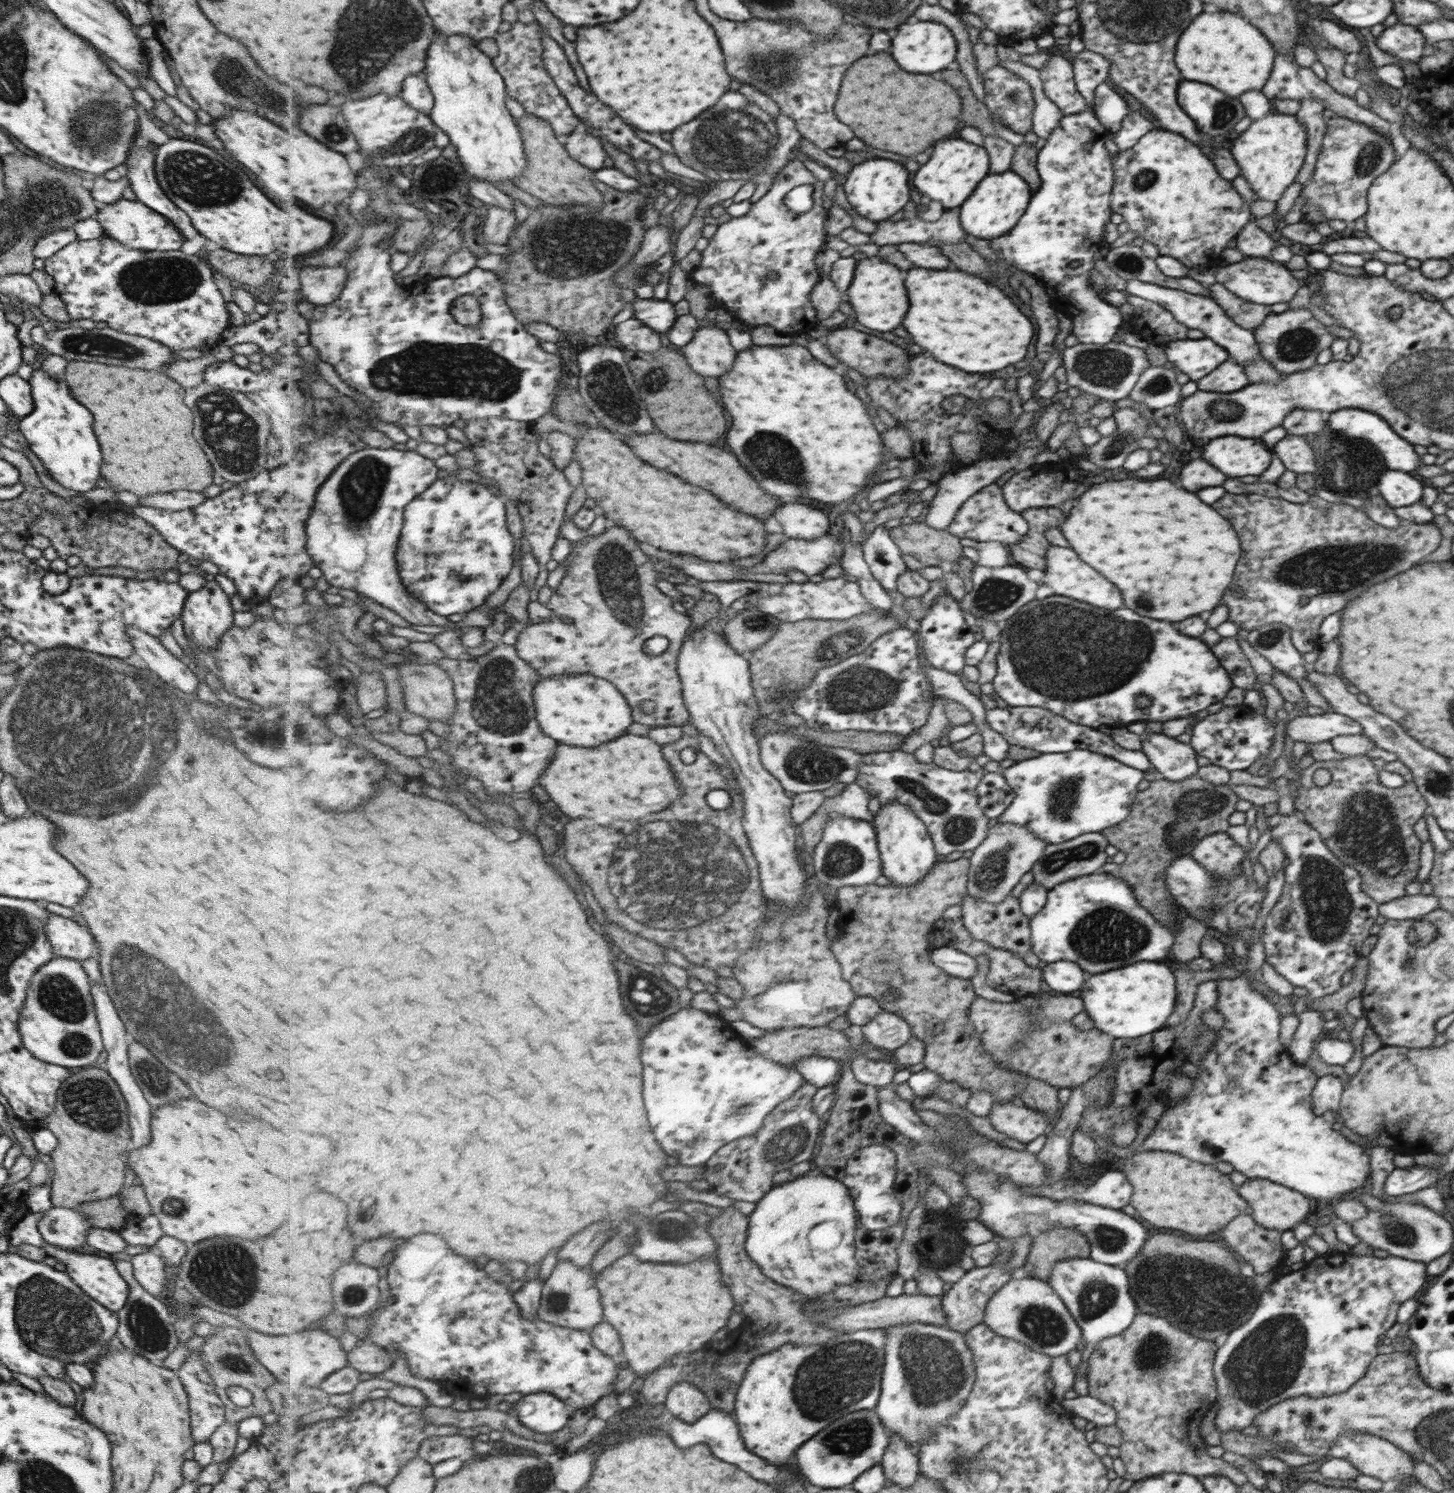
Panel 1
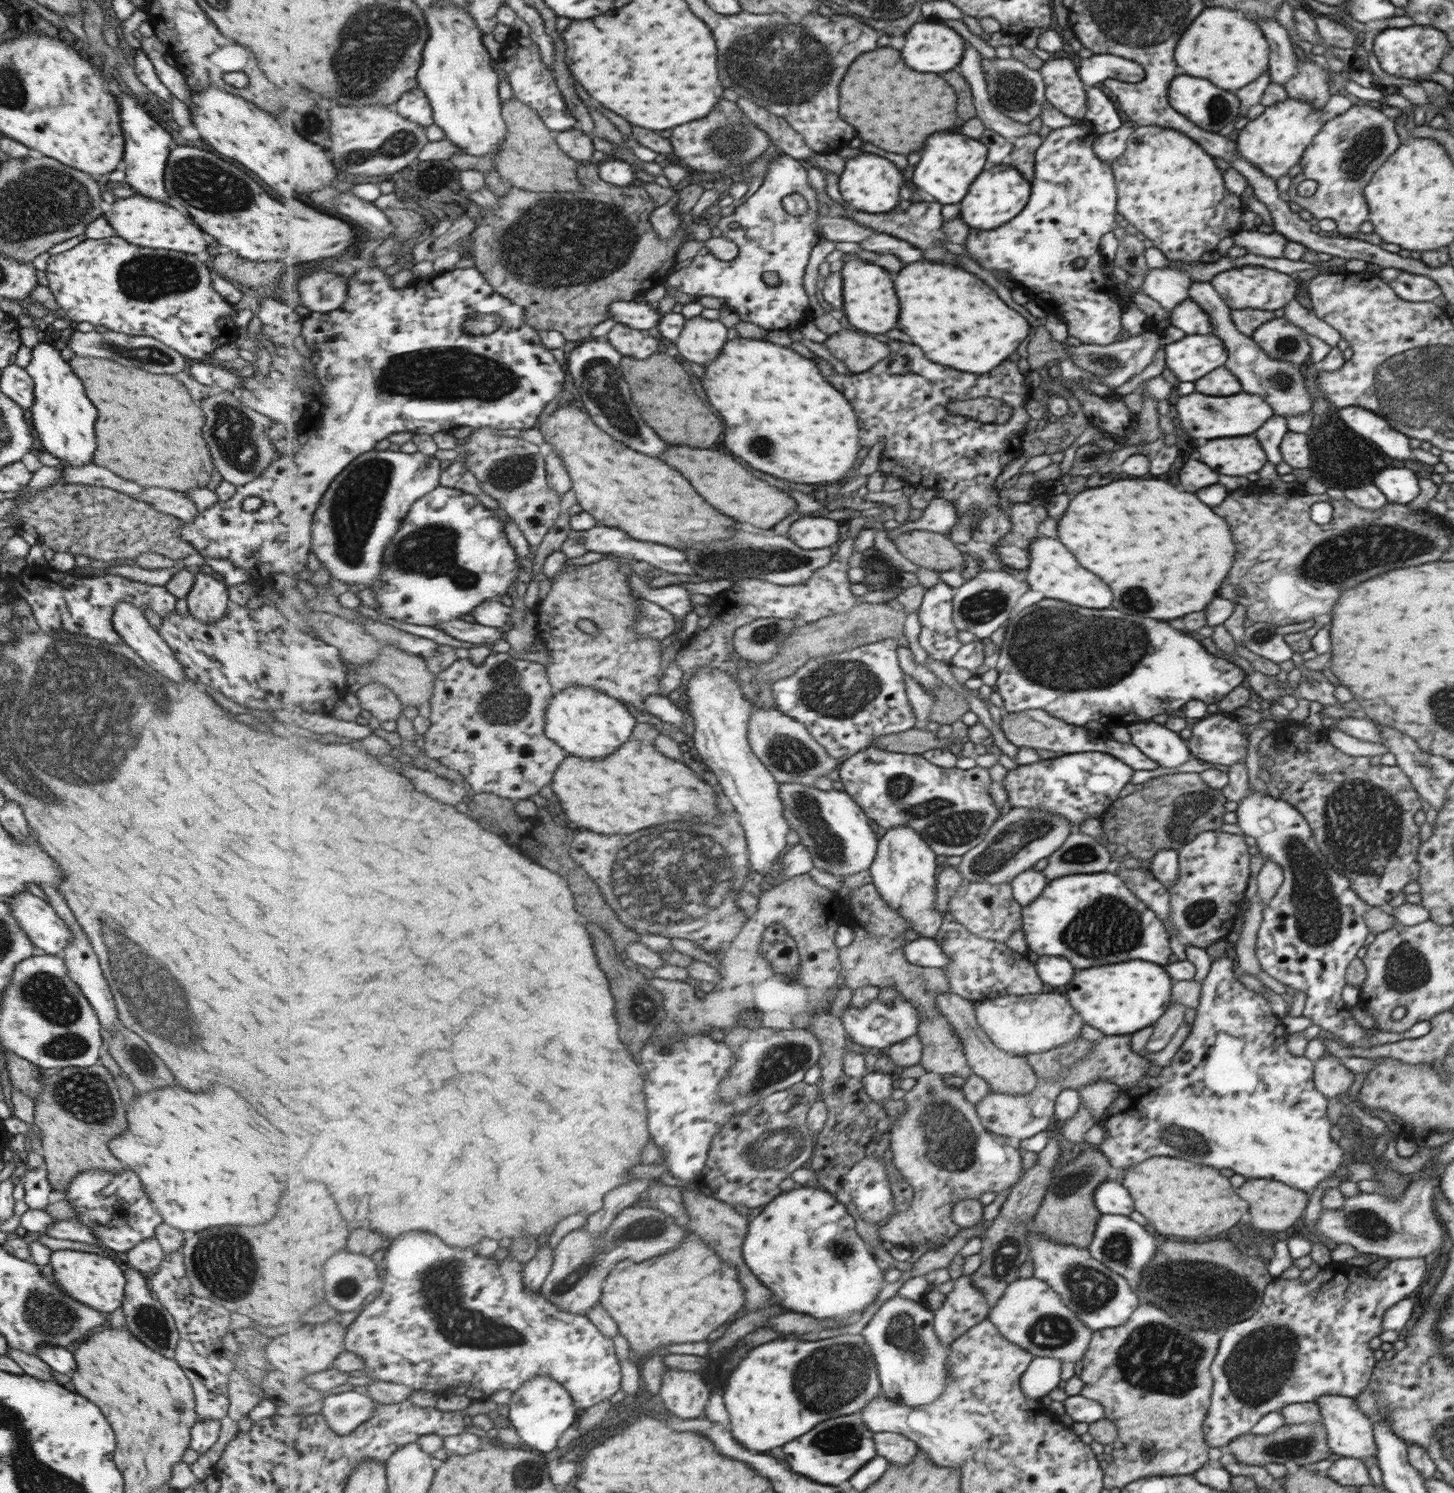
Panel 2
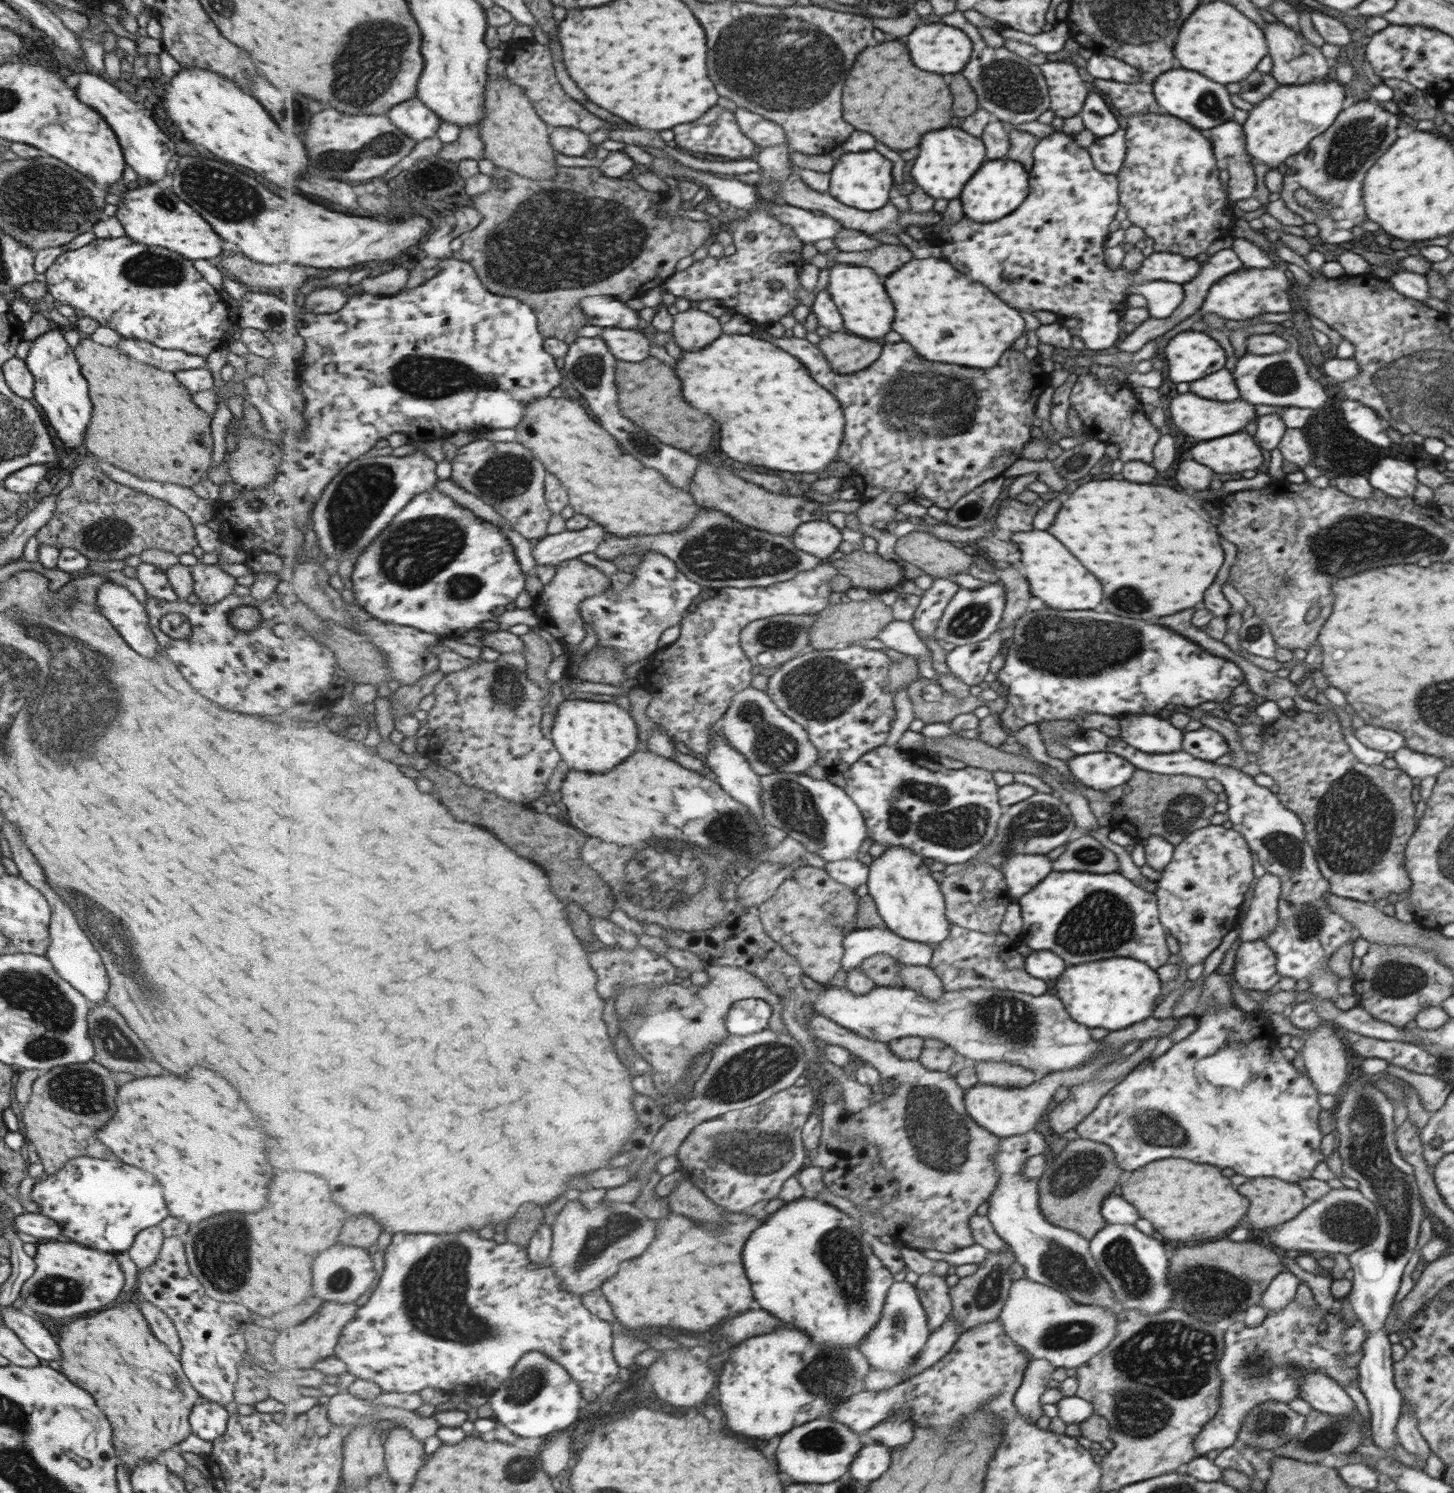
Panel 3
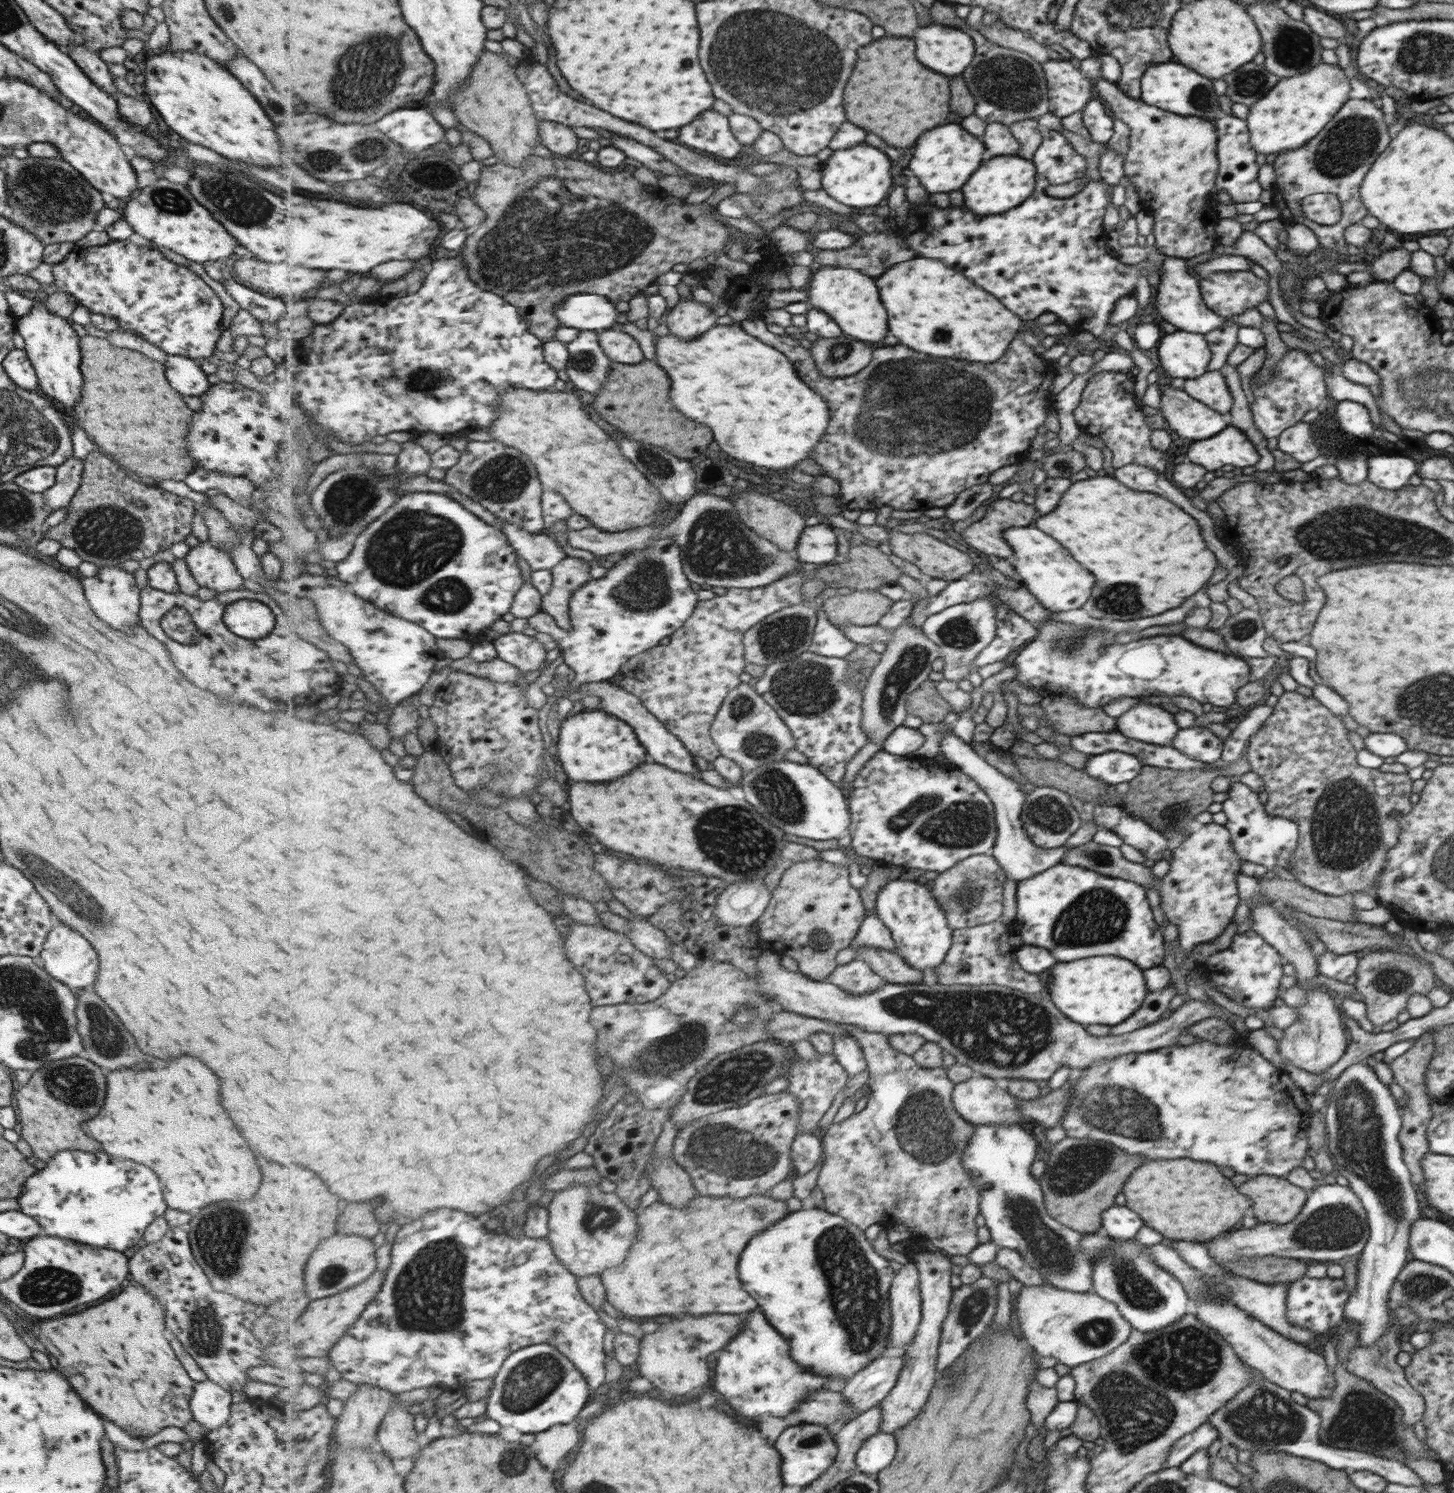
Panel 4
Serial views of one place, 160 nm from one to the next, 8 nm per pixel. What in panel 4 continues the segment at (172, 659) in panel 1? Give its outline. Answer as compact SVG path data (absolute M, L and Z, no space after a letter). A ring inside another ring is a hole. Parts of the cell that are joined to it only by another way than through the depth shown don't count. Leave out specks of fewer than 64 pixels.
M119 565L112 567L98 567L97 573L91 577L84 577L80 583L91 610L97 618L106 622L110 627L124 633L138 624L139 591L134 576L121 569Z

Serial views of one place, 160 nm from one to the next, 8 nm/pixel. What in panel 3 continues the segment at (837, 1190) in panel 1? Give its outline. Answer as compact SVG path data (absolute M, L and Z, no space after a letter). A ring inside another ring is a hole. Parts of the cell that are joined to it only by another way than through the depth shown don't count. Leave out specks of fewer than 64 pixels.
M808 1195L799 1200L785 1203L768 1216L766 1221L752 1234L753 1236L748 1238L749 1244L745 1246L745 1266L747 1266L747 1272L749 1272L749 1280L753 1280L753 1292L757 1296L757 1302L761 1304L761 1308L765 1308L786 1324L793 1324L793 1328L803 1331L817 1344L829 1348L860 1348L862 1341L880 1323L881 1317L884 1315L888 1292L895 1282L893 1280L894 1274L884 1265L884 1262L871 1247L869 1236L865 1234L862 1225L837 1207L825 1201L812 1199L812 1195Z

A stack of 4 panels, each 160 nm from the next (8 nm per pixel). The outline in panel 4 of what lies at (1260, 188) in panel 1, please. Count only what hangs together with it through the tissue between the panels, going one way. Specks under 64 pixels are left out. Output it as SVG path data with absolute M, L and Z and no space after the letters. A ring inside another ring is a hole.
M1319 63L1312 66L1307 72L1280 78L1271 90L1249 107L1246 119L1250 148L1261 154L1278 153L1284 150L1295 150L1313 138L1329 120L1339 111L1343 102L1347 101L1349 82L1338 65Z

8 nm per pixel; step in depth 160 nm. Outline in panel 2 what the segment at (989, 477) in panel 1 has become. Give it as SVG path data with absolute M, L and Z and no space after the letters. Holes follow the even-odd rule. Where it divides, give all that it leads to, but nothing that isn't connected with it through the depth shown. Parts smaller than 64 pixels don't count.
M939 493L929 502L928 507L923 511L923 516L916 521L906 522L896 528L887 531L887 539L891 546L894 540L901 533L912 530L928 530L938 533L949 533L950 528L956 521L958 514L953 507L953 503L941 497Z

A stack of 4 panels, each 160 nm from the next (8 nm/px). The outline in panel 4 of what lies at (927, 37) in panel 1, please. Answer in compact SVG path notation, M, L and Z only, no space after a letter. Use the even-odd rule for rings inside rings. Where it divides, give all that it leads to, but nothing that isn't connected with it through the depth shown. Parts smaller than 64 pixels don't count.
M933 24L921 28L915 40L921 62L941 74L955 76L974 58L971 38L957 28Z

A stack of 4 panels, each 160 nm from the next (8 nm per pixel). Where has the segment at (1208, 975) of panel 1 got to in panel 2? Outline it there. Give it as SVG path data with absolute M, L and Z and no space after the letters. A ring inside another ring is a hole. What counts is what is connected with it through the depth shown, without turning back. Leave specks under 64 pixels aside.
M1173 1003L1168 1005L1165 1014L1154 1022L1153 1030L1147 1040L1144 1048L1146 1053L1156 1053L1162 1050L1169 1042L1172 1034L1177 1030L1177 1027L1183 1022L1183 1010L1185 1006Z

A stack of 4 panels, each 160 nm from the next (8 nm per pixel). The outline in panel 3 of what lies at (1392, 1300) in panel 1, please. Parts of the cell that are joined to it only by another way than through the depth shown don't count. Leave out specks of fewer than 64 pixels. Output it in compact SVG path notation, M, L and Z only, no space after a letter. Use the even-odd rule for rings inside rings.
M1292 1300L1279 1312L1268 1312L1267 1310L1266 1317L1255 1327L1246 1327L1242 1320L1232 1321L1232 1323L1227 1326L1226 1330L1224 1330L1224 1352L1222 1352L1220 1362L1218 1362L1218 1371L1222 1378L1221 1388L1219 1388L1219 1407L1217 1407L1217 1413L1213 1416L1213 1419L1209 1420L1208 1423L1205 1424L1203 1430L1199 1432L1195 1438L1197 1457L1204 1457L1204 1455L1211 1450L1223 1450L1236 1445L1238 1442L1240 1428L1243 1426L1241 1425L1243 1418L1245 1418L1247 1414L1253 1410L1253 1407L1257 1406L1257 1404L1261 1404L1261 1402L1283 1402L1283 1404L1289 1404L1291 1400L1299 1398L1297 1397L1297 1394L1299 1394L1299 1385L1297 1385L1296 1378L1292 1378L1292 1376L1288 1374L1289 1371L1294 1371L1295 1369L1317 1369L1320 1373L1325 1373L1330 1377L1333 1377L1333 1380L1336 1380L1337 1384L1339 1384L1343 1390L1347 1388L1349 1384L1354 1383L1349 1382L1350 1380L1353 1380L1353 1378L1357 1378L1356 1383L1358 1383L1358 1370L1356 1369L1356 1366L1344 1366L1344 1362L1342 1362L1342 1356L1346 1355L1347 1352L1344 1350L1344 1346L1342 1346L1342 1342L1340 1341L1340 1334L1342 1333L1342 1330L1345 1330L1345 1327L1351 1328L1351 1326L1348 1326L1347 1323L1345 1323L1339 1312L1327 1312L1323 1309L1320 1310L1321 1311L1319 1312L1315 1309L1312 1313L1307 1311L1305 1307L1301 1307L1299 1303L1295 1303L1295 1301ZM1321 1320L1325 1320L1325 1324L1327 1324L1327 1328L1325 1330L1319 1329L1319 1322L1321 1322Z

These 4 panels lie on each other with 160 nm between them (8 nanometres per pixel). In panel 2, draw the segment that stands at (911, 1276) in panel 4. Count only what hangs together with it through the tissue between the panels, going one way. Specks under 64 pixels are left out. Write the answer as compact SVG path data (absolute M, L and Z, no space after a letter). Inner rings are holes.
M900 1295L887 1299L861 1331L875 1355L882 1383L882 1395L905 1406L919 1408L939 1400L949 1386L950 1344L943 1344L936 1333L936 1314L922 1301Z

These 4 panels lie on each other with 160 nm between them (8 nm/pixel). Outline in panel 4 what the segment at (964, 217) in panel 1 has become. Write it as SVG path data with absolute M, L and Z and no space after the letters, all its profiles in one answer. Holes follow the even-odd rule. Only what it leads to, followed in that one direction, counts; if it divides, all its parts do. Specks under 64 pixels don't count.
M1017 155L995 156L991 160L985 160L981 168L977 168L977 176L961 188L963 202L967 208L973 208L979 216L989 216L1005 212L1018 204L1021 204L1034 189L1035 167L1031 160Z

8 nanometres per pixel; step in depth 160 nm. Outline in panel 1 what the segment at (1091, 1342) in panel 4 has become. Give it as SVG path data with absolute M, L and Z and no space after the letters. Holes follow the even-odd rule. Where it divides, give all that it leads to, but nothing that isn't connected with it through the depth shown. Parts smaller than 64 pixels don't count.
M1037 1277L1009 1279L987 1301L982 1323L999 1336L1010 1338L1047 1356L1063 1356L1082 1339L1080 1327L1056 1291Z

